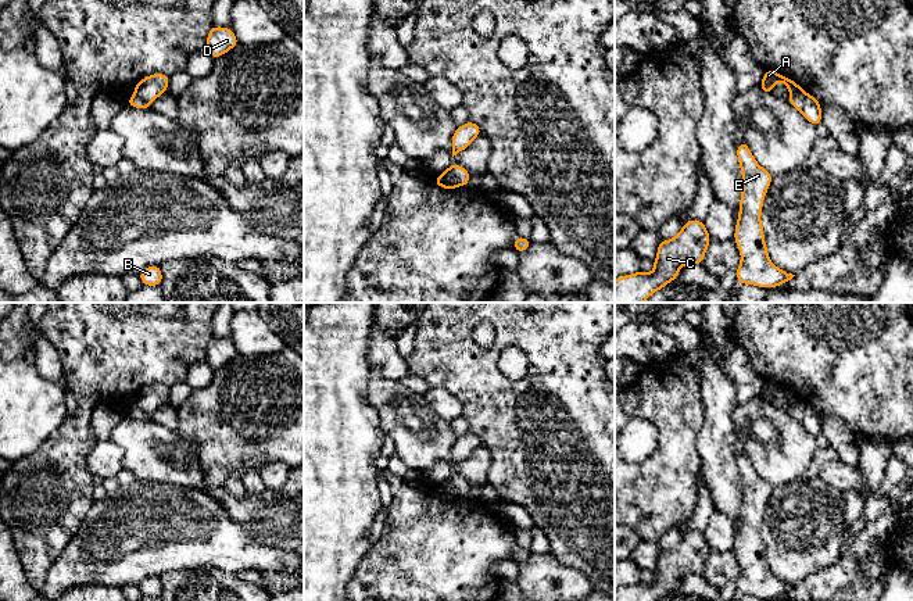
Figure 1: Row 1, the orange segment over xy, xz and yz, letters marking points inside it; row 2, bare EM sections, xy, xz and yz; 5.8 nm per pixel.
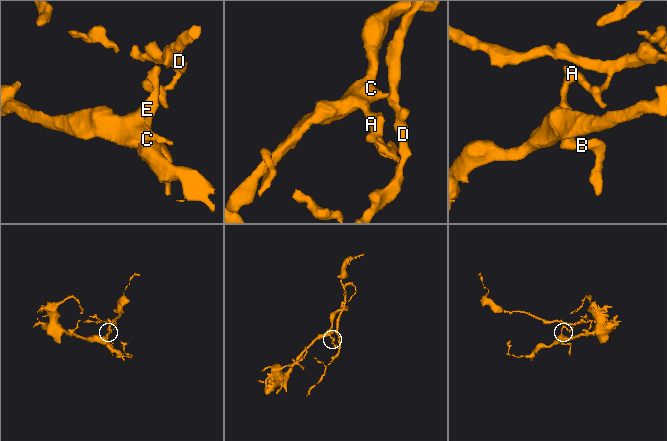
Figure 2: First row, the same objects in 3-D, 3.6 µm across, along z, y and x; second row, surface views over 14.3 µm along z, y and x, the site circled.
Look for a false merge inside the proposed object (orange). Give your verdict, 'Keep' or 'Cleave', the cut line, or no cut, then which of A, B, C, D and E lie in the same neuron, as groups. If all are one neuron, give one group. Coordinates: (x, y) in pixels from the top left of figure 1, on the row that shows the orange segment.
Cleave. Split along xz (448, 168), (458, 185). Groups: A B C E / D

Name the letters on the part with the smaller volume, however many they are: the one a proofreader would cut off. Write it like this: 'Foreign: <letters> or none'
Foreign: D

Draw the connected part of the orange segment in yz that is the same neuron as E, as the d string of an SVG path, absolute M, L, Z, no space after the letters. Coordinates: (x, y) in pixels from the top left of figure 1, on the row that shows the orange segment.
M744 140L737 146L737 157L742 175L740 212L733 237L741 254L741 262L735 271L737 282L773 289L795 276L770 261L765 243L760 215L773 175L756 162Z

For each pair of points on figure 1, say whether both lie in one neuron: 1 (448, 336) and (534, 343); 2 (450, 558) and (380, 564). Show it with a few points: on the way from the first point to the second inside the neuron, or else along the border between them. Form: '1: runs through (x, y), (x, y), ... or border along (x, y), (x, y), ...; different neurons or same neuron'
1: runs through (469, 317), (508, 317), (514, 322); same neuron
2: runs through (433, 562), (397, 564); same neuron

